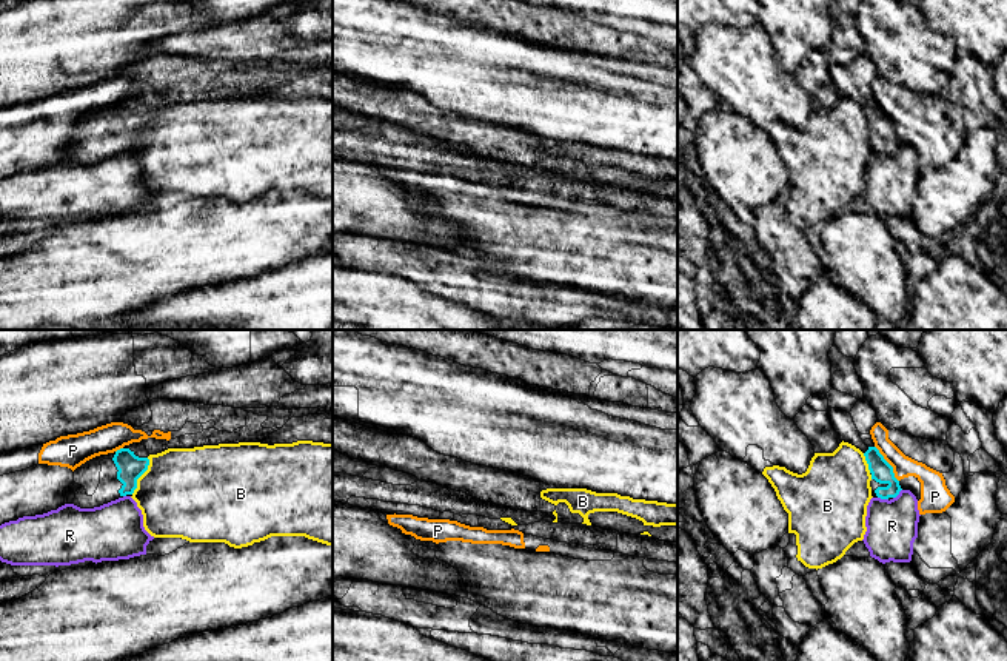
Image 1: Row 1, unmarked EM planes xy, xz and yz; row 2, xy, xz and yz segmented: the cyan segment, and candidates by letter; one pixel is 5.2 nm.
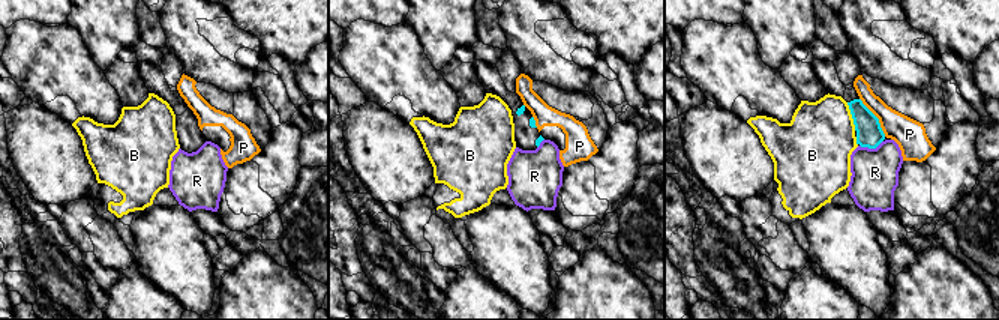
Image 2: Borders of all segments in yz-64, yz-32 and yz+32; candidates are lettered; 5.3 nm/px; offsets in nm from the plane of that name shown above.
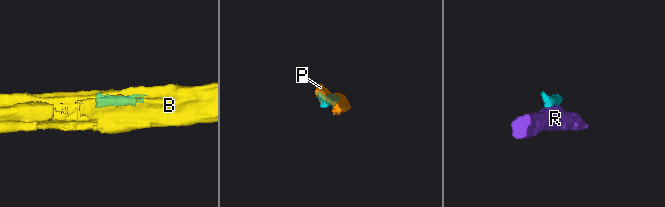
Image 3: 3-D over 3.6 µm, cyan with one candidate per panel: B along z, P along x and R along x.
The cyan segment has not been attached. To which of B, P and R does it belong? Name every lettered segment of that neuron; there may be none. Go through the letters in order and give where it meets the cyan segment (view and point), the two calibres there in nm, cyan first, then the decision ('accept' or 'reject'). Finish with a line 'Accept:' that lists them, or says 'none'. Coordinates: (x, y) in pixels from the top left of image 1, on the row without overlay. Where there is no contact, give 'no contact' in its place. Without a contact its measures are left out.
B: meets cyan in xy at (140, 130); 140 nm thick on the cyan side, 460 nm on the other; reject
P: meets cyan in yz at (889, 119); 110 nm thick on the cyan side, 130 nm on the other; reject
R: meets cyan in yz at (898, 148); 110 nm thick on the cyan side, 280 nm on the other; reject
Accept: none

